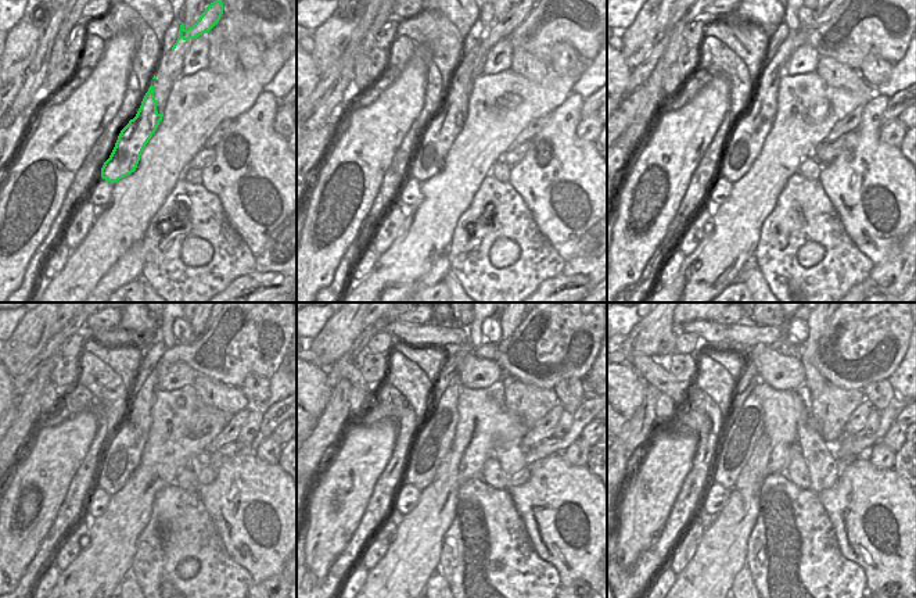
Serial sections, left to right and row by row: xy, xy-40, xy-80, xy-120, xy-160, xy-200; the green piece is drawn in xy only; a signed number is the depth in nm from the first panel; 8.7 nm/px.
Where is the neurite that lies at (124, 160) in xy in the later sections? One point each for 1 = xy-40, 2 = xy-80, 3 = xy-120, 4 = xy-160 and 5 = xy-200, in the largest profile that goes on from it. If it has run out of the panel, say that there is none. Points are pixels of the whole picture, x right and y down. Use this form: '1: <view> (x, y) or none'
1: xy-40 (439, 136)
2: xy-80 (744, 143)
3: xy-120 (122, 455)
4: xy-160 (434, 441)
5: xy-200 (740, 437)

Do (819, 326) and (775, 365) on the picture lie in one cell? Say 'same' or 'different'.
different

